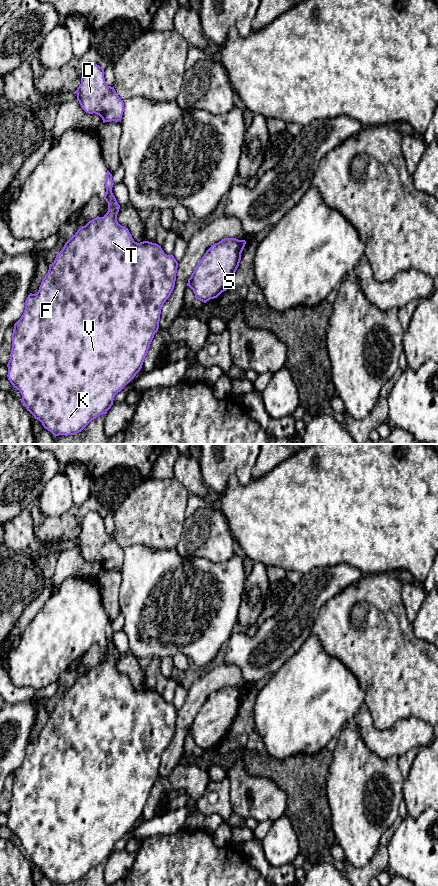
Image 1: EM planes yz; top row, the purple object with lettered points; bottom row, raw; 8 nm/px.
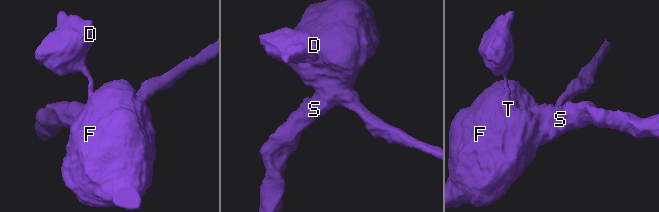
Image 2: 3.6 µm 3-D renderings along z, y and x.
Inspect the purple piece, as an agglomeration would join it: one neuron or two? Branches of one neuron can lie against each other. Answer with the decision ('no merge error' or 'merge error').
no merge error

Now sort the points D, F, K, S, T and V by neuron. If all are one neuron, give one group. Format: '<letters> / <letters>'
D F K S T V

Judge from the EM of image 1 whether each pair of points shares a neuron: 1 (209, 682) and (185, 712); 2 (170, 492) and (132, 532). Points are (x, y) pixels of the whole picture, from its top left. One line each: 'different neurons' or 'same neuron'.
1: same neuron
2: same neuron

